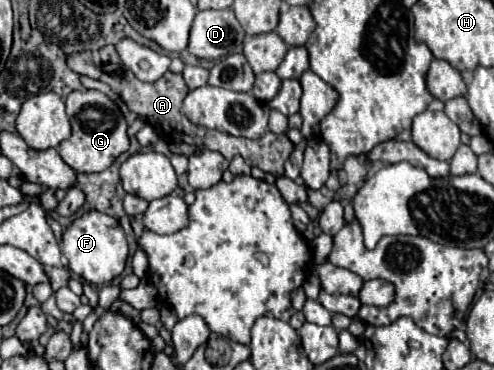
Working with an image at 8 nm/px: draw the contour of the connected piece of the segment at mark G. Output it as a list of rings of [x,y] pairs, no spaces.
[[[83,90],[83,92],[71,92],[65,100],[67,104],[67,116],[73,126],[71,138],[63,140],[59,144],[61,158],[75,170],[75,172],[101,172],[107,170],[115,158],[129,148],[127,138],[127,122],[119,108],[101,92],[97,90]]]

